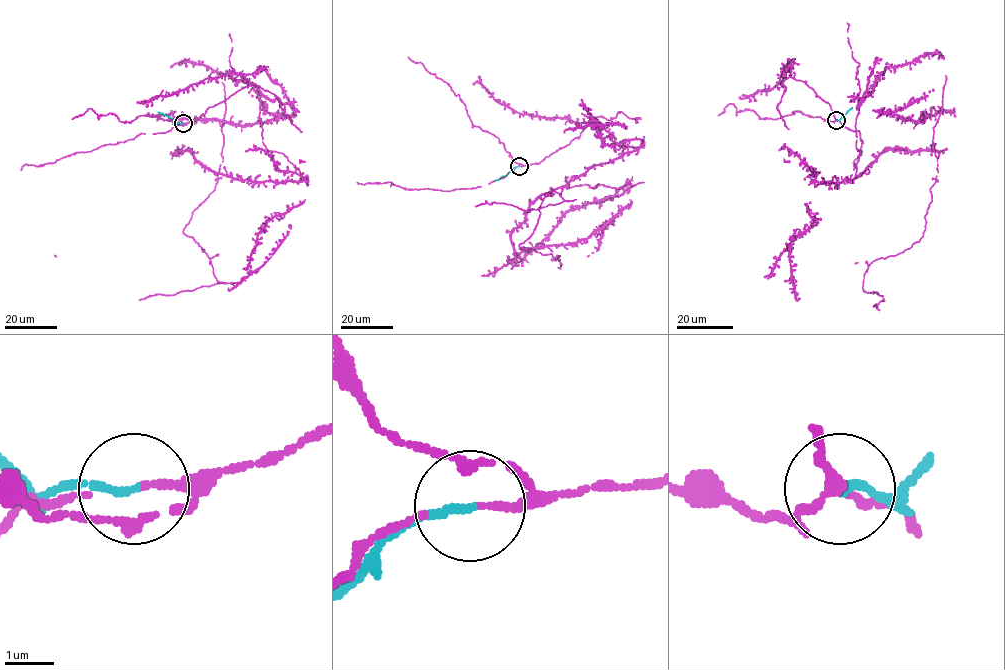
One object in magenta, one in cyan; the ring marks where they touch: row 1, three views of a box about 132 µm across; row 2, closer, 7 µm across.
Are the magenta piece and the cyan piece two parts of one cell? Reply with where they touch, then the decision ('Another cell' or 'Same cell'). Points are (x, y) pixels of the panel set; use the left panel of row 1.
Place: (183, 123). Another cell

